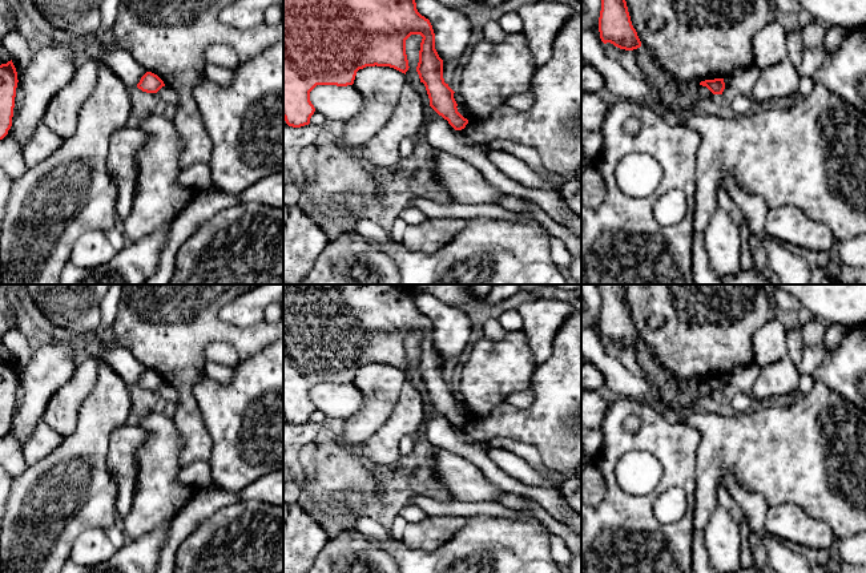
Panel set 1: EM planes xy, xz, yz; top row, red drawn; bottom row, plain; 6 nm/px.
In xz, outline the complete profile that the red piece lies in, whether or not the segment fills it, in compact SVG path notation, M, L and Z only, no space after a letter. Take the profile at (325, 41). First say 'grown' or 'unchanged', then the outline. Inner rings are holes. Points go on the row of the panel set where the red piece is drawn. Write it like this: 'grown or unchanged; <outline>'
unchanged; M283 0L283 118L289 126L301 128L310 124L315 112L310 101L310 92L317 85L353 85L357 72L366 66L390 66L406 74L408 60L406 40L411 35L420 35L420 51L416 72L424 84L430 106L455 130L468 124L458 112L454 90L444 82L443 60L435 49L435 33L428 19L416 9L415 0Z

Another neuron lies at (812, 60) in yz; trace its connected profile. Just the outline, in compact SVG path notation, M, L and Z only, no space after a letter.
M829 27L823 44L819 48L807 49L805 48L801 64L797 66L798 74L813 77L815 72L823 65L823 62L833 55L842 44L842 41L855 28L838 28Z

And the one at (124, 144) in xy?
M125 126L110 138L108 168L116 185L116 213L125 219L133 207L138 166L136 153L145 144L146 134L138 128Z

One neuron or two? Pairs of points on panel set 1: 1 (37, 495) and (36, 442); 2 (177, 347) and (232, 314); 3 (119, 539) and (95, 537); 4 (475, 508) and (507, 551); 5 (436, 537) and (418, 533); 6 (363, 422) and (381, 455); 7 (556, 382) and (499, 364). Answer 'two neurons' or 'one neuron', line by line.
1: two neurons
2: two neurons
3: two neurons
4: two neurons
5: one neuron
6: two neurons
7: two neurons

